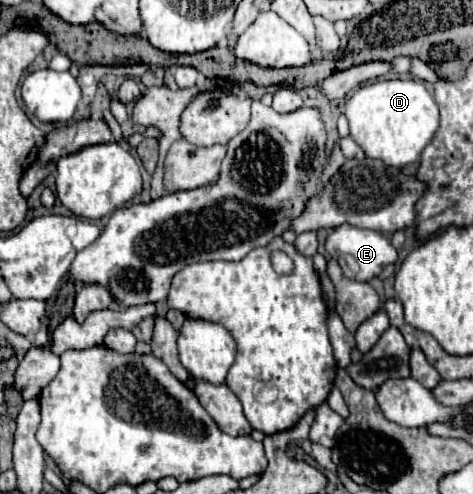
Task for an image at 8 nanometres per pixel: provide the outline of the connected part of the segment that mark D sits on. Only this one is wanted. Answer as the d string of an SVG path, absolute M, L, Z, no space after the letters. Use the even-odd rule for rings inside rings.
M379 80L365 84L345 102L345 116L349 120L351 138L365 154L395 168L417 162L439 124L439 108L419 80Z

